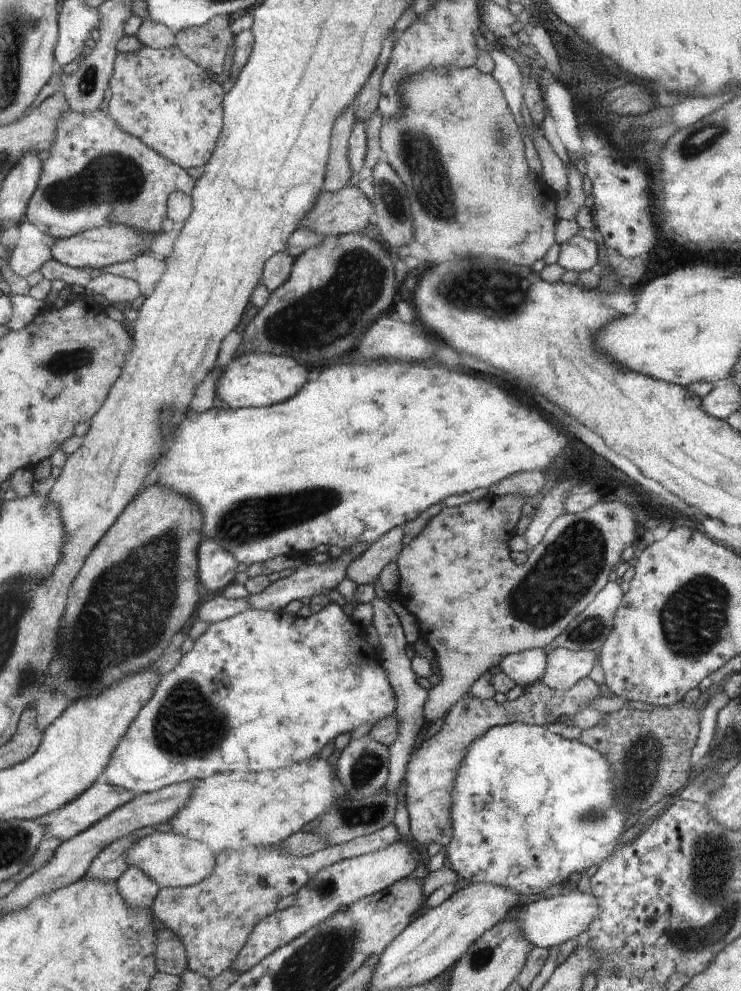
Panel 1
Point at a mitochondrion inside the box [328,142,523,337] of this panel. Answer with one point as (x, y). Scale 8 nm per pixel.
(391, 198)

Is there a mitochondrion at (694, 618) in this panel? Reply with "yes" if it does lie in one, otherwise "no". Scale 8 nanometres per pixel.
yes

